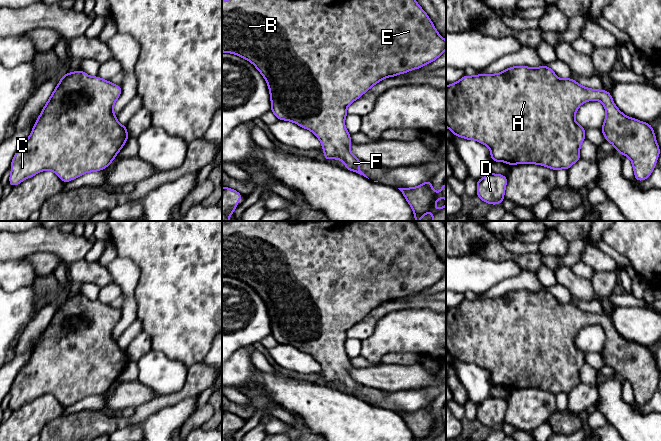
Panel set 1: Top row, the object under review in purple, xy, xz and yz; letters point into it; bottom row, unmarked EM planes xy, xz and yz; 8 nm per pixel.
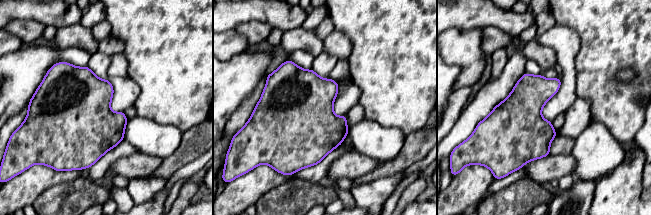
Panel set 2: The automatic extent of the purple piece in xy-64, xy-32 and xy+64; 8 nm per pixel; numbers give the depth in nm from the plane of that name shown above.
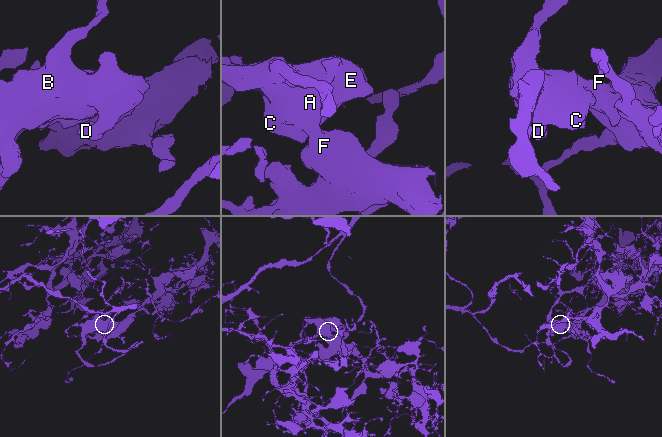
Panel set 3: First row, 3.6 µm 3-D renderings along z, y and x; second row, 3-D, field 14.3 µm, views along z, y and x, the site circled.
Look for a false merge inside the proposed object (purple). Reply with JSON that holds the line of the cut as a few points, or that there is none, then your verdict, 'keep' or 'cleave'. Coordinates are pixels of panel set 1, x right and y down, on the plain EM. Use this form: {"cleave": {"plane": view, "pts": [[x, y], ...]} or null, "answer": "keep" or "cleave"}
{"cleave": null, "answer": "keep"}

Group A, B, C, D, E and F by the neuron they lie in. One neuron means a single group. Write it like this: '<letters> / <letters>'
A B C D E F

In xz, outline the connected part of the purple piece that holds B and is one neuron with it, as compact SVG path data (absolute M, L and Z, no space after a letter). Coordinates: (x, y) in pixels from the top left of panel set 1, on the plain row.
M231 221L230 223L226 223L222 225L222 276L232 277L238 279L248 285L250 285L262 298L265 302L271 322L271 335L279 344L291 345L299 349L304 353L310 354L320 365L322 368L322 373L324 375L324 384L329 383L339 383L345 387L345 392L347 394L354 395L364 401L368 402L360 393L359 389L361 388L361 384L357 383L349 373L349 370L353 367L345 351L345 342L348 339L346 332L355 324L360 322L365 316L367 316L371 311L380 306L381 304L398 300L402 297L407 297L413 293L422 292L424 289L429 288L435 285L438 281L440 281L444 275L446 274L446 265L444 262L436 255L434 248L431 243L428 241L426 236L420 231L417 225L413 221L307 221L307 222L291 222L291 221Z

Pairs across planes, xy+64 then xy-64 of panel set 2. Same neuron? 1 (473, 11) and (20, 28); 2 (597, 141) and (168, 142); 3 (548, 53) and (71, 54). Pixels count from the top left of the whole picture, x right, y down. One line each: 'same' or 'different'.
1: different
2: same
3: different

